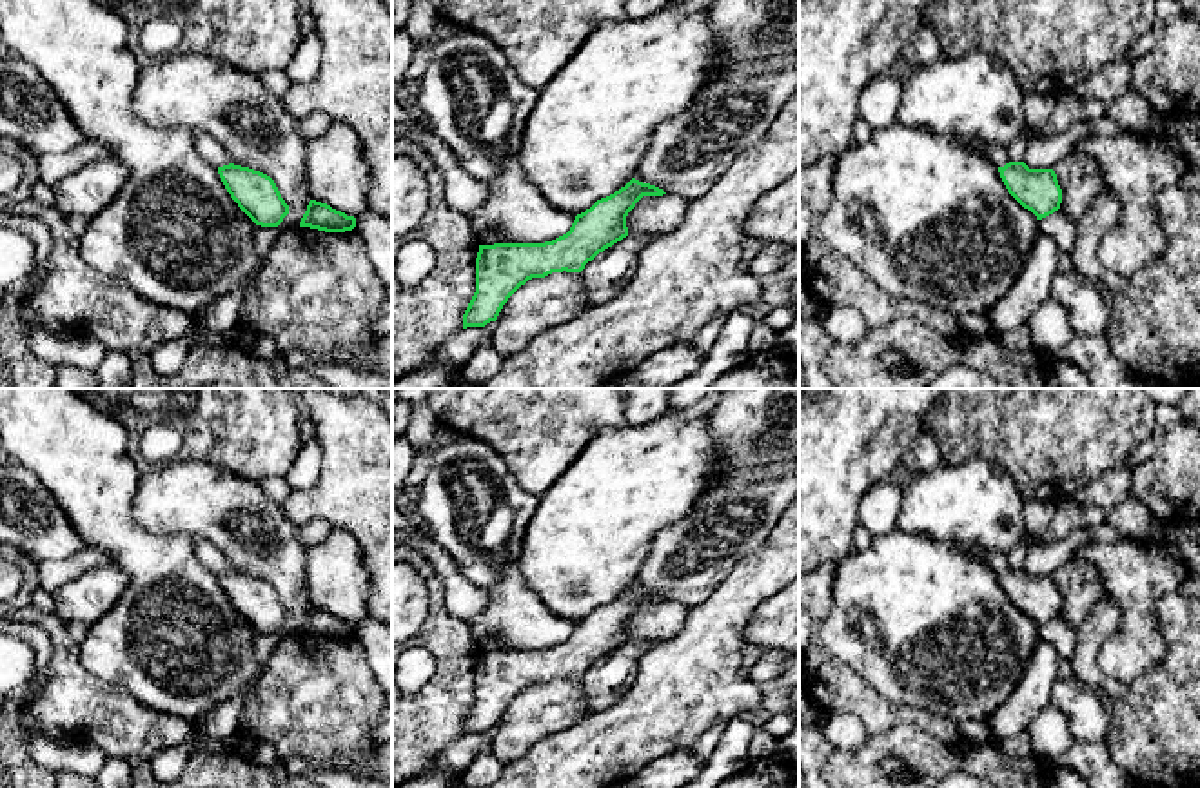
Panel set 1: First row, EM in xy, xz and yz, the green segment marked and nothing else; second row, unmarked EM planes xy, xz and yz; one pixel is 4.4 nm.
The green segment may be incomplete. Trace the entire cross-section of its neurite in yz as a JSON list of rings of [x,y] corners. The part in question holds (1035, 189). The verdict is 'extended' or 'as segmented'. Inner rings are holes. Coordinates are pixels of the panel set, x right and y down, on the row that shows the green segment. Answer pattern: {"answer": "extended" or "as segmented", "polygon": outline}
{"answer": "as segmented", "polygon": [[[1009,162],[998,172],[1008,192],[1037,220],[1060,209],[1062,189],[1053,169],[1029,169],[1024,162]]]}

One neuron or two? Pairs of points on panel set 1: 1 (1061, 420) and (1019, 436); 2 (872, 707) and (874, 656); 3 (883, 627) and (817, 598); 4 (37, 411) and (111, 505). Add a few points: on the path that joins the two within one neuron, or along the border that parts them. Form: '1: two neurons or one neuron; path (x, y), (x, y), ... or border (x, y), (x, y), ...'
1: one neuron; path (1050, 420), (1035, 420), (1030, 425)
2: two neurons; border (839, 659), (850, 665), (885, 698), (910, 707)
3: two neurons; border (837, 565), (832, 601), (821, 621)
4: one neuron; path (57, 434), (82, 460), (95, 483)

